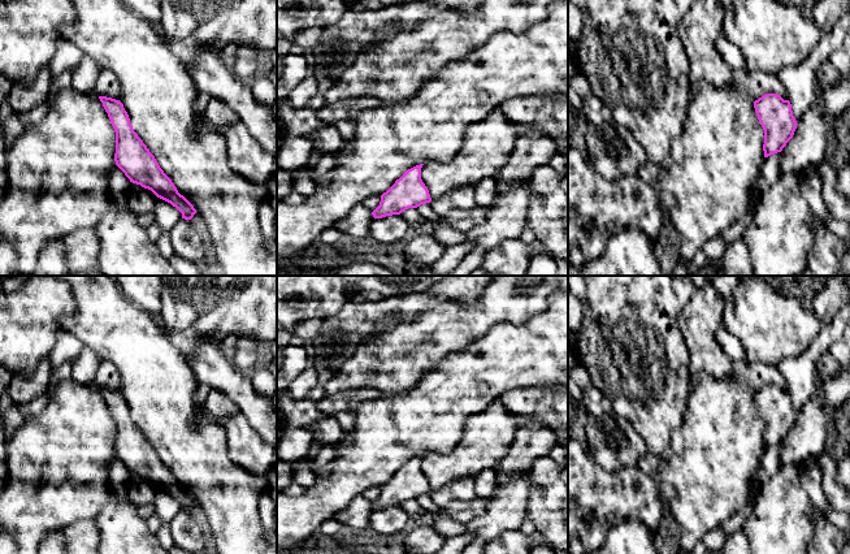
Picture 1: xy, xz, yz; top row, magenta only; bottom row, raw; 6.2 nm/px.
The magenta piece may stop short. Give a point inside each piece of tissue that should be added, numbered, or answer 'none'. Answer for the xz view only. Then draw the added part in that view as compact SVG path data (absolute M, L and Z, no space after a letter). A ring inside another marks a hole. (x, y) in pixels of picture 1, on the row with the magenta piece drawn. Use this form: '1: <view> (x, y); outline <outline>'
1: xz (372, 202); outline M372 195L367 198L361 204L373 212L380 205L380 202L381 202L380 195Z

